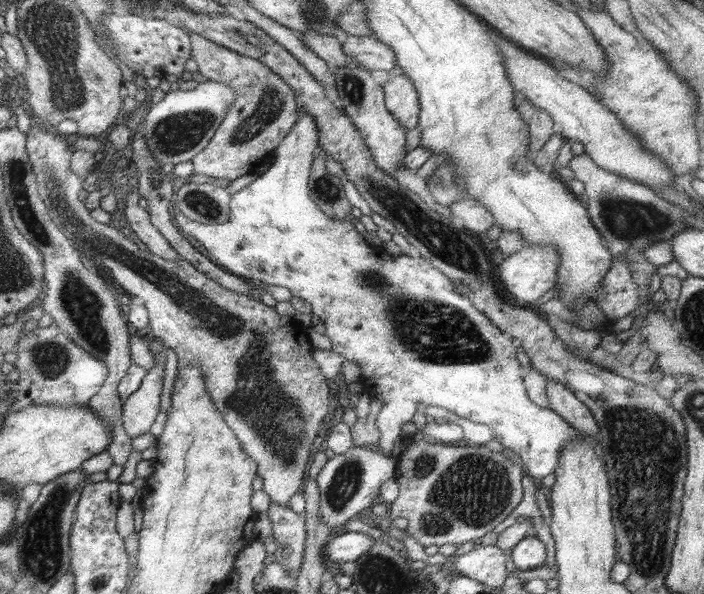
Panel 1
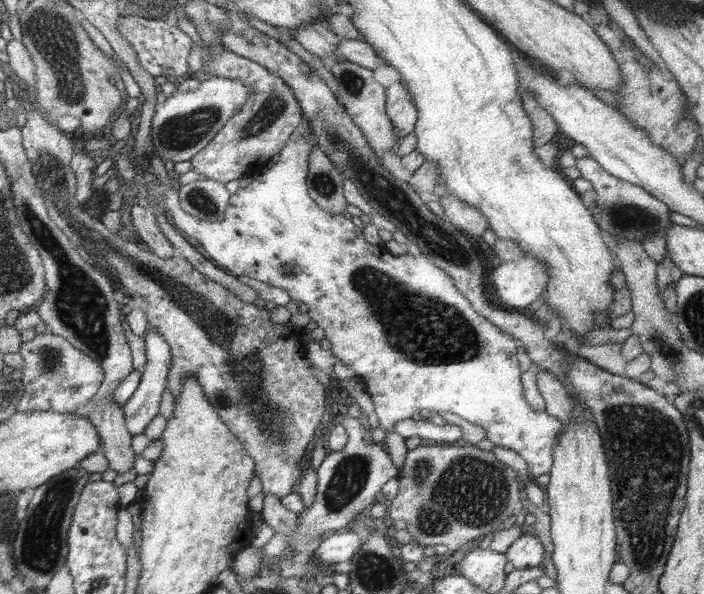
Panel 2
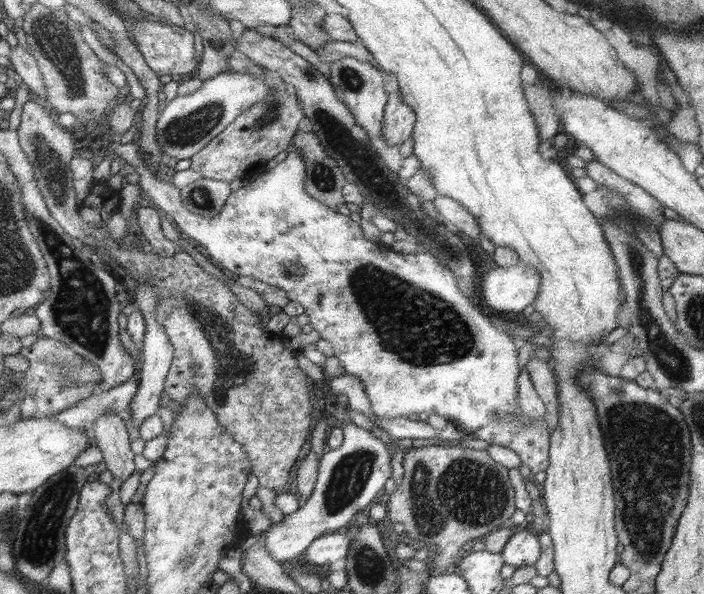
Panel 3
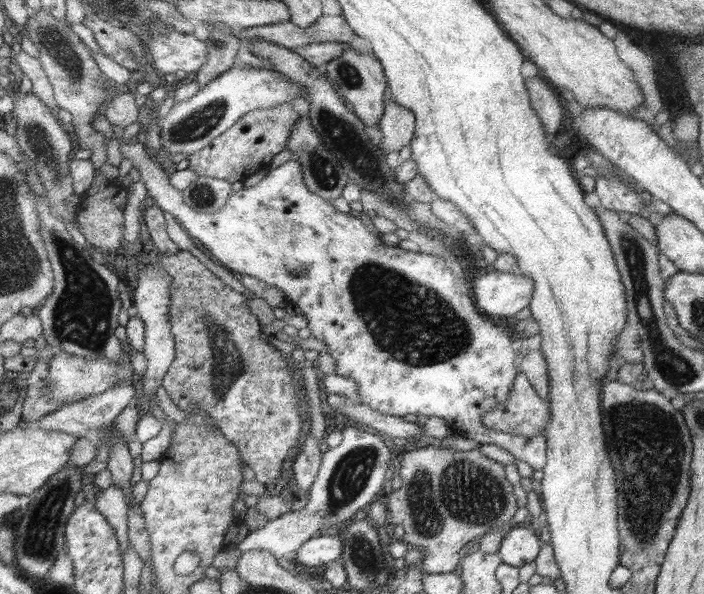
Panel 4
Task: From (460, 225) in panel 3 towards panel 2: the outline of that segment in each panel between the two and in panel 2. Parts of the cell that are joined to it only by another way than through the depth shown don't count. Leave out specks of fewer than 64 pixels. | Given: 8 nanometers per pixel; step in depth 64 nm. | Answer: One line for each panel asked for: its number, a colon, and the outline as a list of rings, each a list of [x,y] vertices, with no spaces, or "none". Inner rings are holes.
2: [[[451,194],[439,200],[447,212],[447,220],[451,220],[457,228],[463,232],[469,232],[469,236],[479,238],[487,228],[491,228],[491,220],[477,208],[475,204],[469,204],[467,200],[461,200],[459,196]]]

